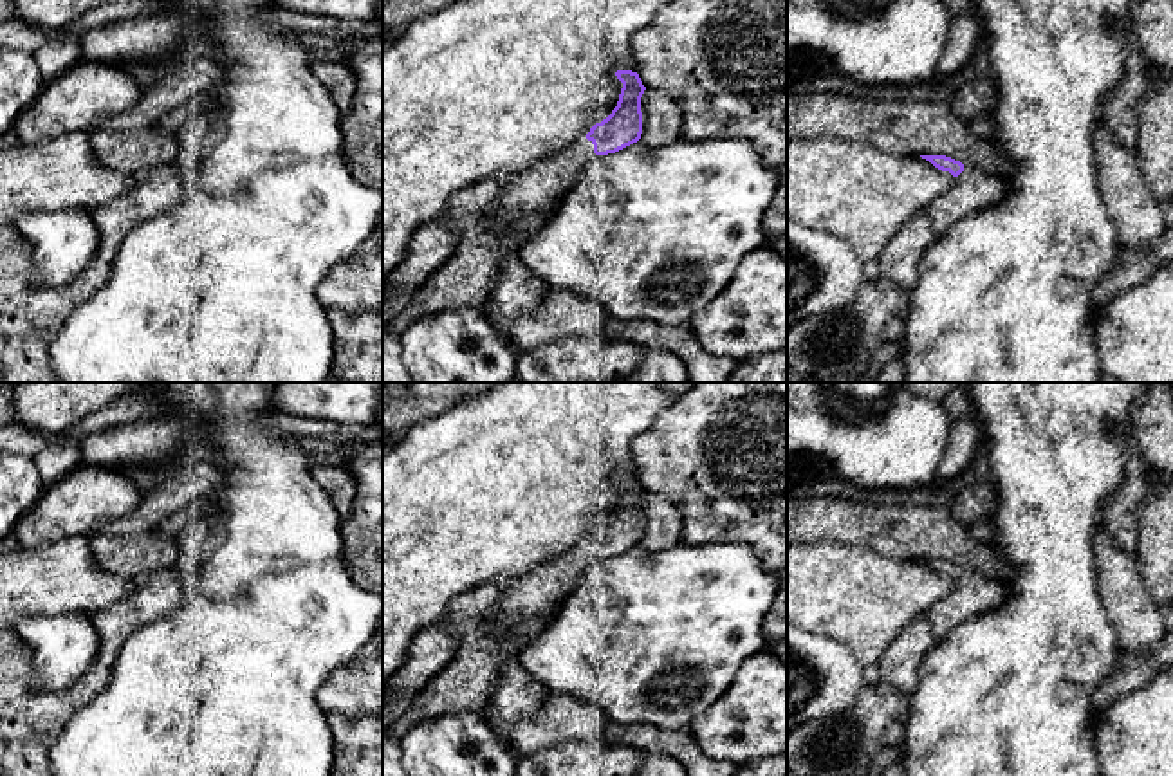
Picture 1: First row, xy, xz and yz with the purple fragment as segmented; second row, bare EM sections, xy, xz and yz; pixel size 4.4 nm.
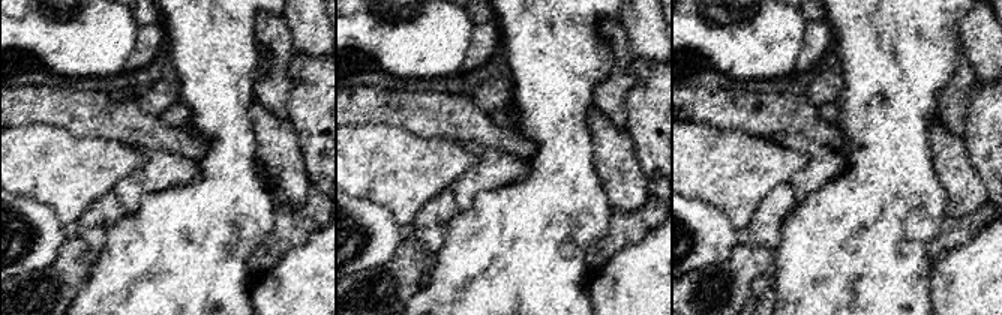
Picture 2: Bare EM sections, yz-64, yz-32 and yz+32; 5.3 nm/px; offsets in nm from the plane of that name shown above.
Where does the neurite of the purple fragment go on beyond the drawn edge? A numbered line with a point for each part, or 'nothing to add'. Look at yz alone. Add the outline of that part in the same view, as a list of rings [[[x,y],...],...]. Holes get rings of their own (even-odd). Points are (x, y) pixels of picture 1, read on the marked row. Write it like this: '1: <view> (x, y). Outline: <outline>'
1: yz (975, 190). Outline: [[[965,168],[953,186],[929,208],[935,238],[944,238],[962,218],[1000,204],[1009,195],[1003,177],[980,168]]]

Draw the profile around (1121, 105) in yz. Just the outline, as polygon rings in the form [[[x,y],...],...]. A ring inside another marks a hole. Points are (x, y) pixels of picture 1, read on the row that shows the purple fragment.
[[[1128,23],[1126,61],[1119,85],[1103,97],[1103,123],[1126,148],[1139,144],[1139,105],[1150,90],[1146,60]]]

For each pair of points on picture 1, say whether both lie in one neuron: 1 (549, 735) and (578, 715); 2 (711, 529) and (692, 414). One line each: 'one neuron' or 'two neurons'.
1: one neuron
2: one neuron

